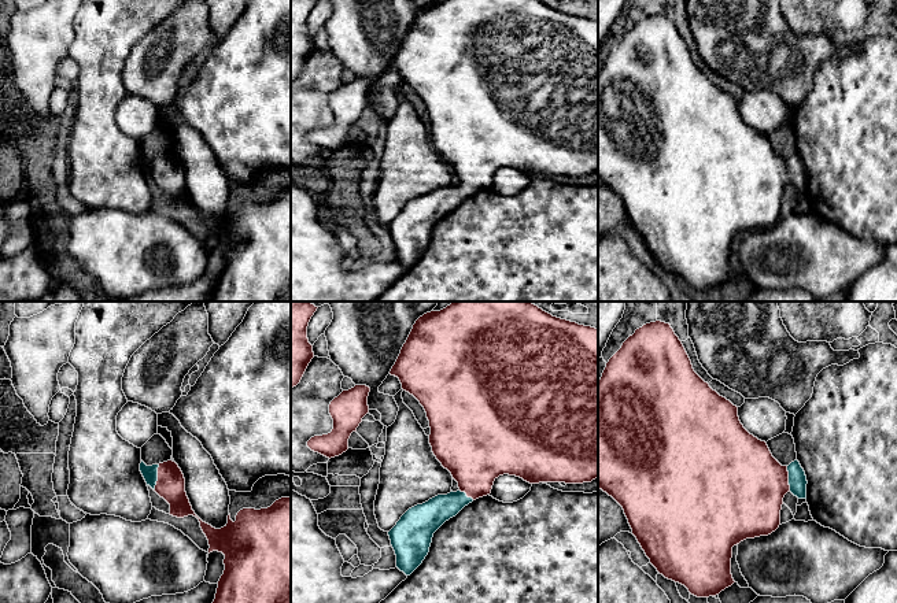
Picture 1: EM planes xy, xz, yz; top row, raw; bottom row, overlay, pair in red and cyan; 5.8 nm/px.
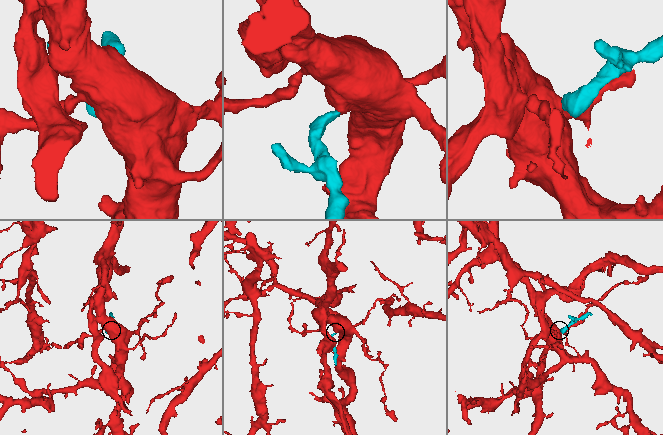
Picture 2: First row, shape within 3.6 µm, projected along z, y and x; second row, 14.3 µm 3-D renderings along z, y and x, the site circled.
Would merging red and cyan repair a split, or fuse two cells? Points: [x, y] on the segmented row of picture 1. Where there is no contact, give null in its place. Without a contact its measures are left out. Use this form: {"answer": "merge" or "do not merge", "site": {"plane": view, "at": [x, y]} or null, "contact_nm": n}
{"answer": "merge", "site": {"plane": "yz", "at": [787, 478]}, "contact_nm": 150}

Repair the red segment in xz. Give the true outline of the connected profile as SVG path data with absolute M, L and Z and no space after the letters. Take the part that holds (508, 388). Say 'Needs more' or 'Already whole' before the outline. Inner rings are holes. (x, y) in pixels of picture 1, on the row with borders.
Needs more. M453 302L446 308L427 312L416 321L390 374L398 377L402 389L413 395L424 407L431 428L432 452L442 466L451 473L459 488L457 492L438 495L409 508L388 532L396 555L396 567L406 576L410 576L428 555L433 533L465 506L490 495L494 481L499 476L516 476L529 484L583 484L598 477L598 329L595 328L553 317L531 302Z

